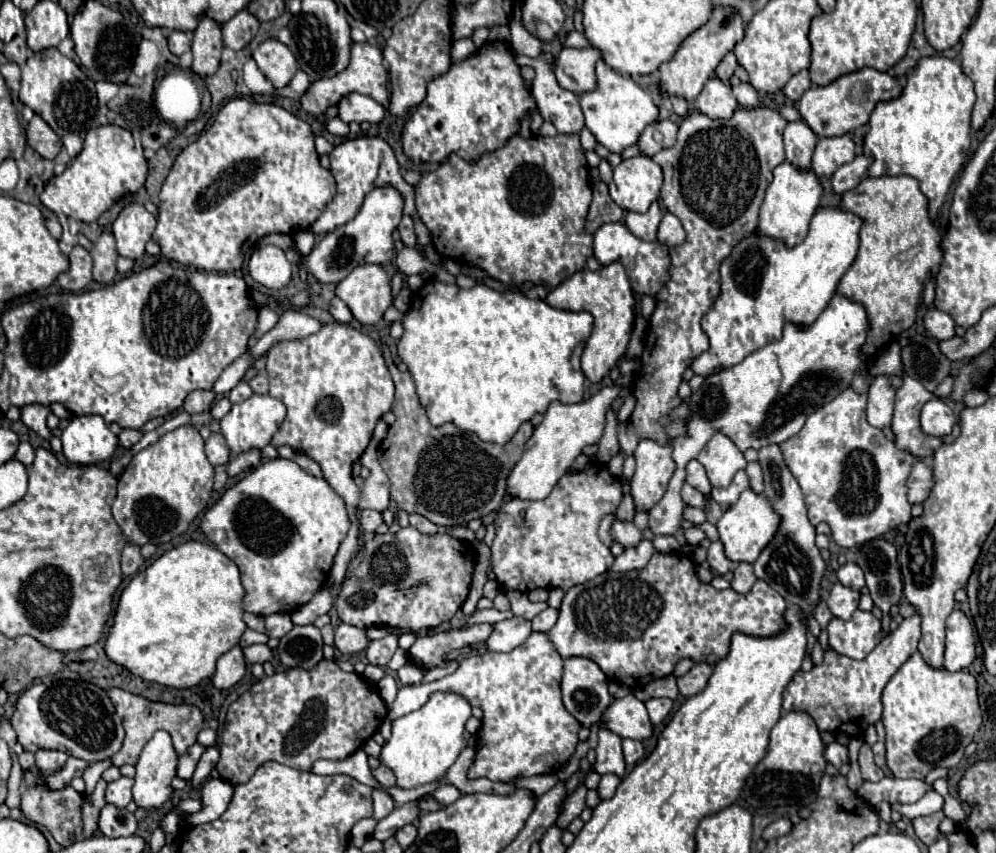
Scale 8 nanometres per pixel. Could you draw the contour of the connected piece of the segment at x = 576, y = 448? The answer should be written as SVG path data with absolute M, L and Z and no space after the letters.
M609 386L579 404L551 402L545 412L545 420L535 428L533 436L525 444L521 460L511 468L511 474L507 476L507 494L521 500L543 500L553 490L557 480L571 468L581 450L599 442L605 428L605 412L617 394L619 388Z

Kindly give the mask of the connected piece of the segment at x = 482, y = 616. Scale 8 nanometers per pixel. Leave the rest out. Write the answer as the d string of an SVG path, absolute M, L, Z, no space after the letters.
M489 608L489 610L477 610L477 612L473 614L473 618L471 618L465 626L479 624L479 622L489 622L489 624L493 624L493 622L507 620L507 618L511 618L511 612L499 612L499 610L495 610L495 608Z

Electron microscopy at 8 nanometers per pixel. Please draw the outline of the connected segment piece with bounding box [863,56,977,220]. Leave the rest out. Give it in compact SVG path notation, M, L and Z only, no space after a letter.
M921 58L917 64L915 74L907 76L907 84L903 94L895 100L881 102L875 106L869 118L869 132L863 138L863 154L873 156L873 162L867 170L867 176L911 176L919 180L919 188L929 200L929 216L931 220L937 218L941 206L947 200L949 188L967 162L969 144L971 144L971 110L975 106L975 90L973 82L961 72L961 66L949 58Z

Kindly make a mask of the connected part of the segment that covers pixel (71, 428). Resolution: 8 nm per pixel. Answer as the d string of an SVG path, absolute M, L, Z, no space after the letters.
M75 416L61 434L63 454L73 464L97 464L109 460L117 448L117 436L101 416Z

